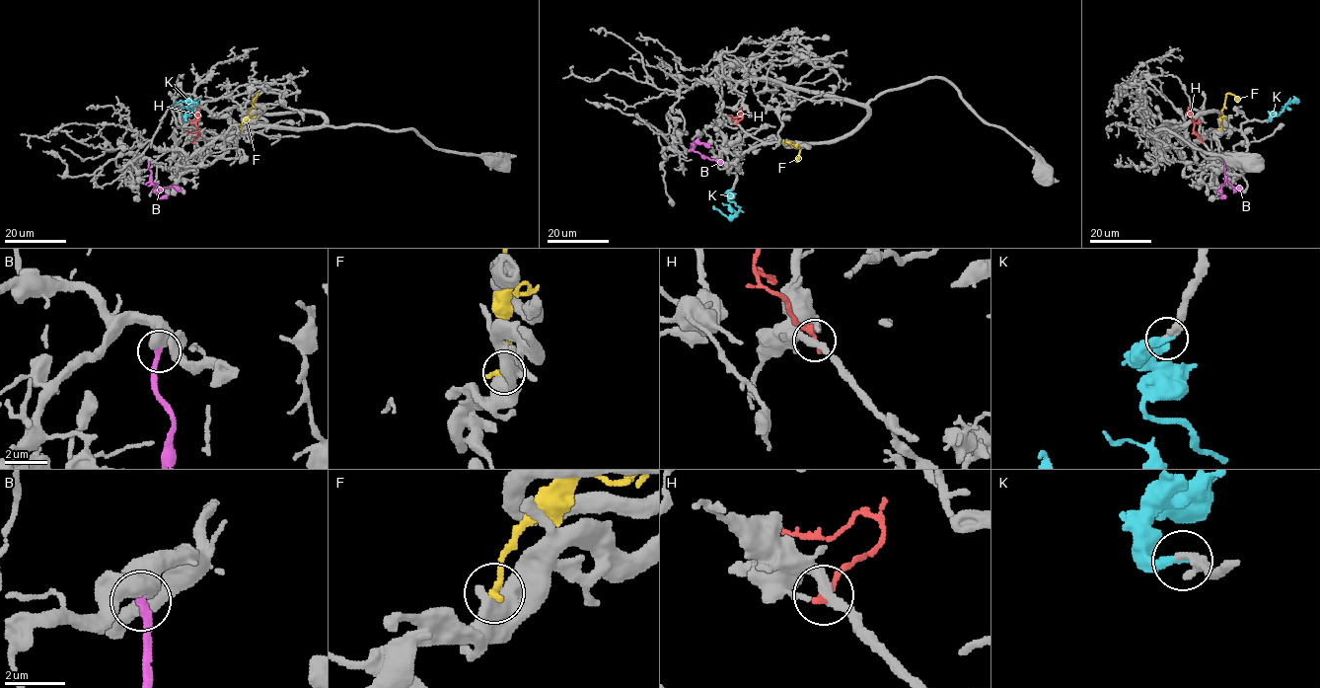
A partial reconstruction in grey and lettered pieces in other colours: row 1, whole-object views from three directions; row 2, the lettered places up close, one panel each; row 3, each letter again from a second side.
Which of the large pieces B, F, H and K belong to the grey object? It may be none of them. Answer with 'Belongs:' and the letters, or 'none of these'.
Belongs: K

